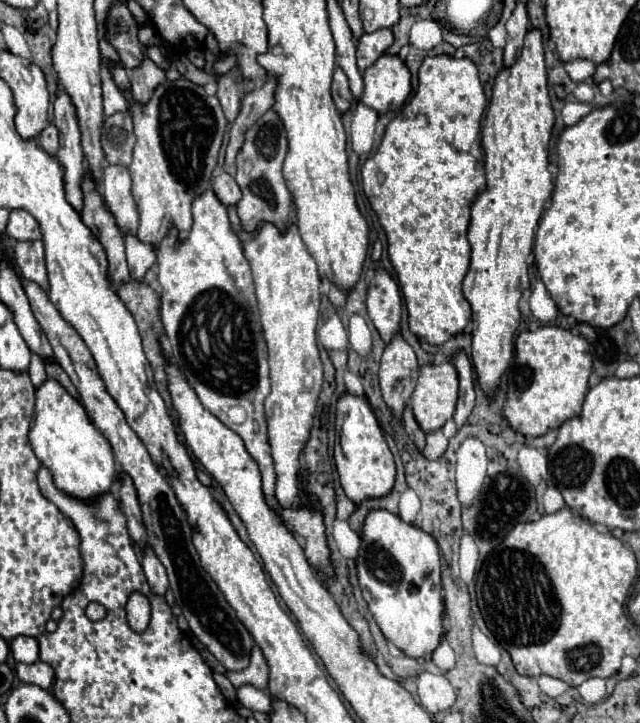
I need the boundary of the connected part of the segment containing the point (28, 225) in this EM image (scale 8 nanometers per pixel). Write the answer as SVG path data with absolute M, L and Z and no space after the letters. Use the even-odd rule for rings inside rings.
M10 210L6 234L14 240L38 240L38 238L42 238L38 222L26 210Z

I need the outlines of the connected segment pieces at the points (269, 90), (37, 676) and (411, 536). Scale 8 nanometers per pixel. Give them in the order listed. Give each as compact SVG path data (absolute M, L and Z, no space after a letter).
M268 76L268 80L248 92L242 100L242 110L236 118L236 122L232 124L230 128L230 142L228 142L228 148L226 148L226 162L224 162L224 170L234 176L236 172L236 164L234 164L234 158L236 158L236 152L240 150L242 142L244 142L244 132L266 112L274 106L274 88L278 84L274 84L274 76Z
M34 662L34 664L16 664L16 674L20 678L20 682L24 684L36 684L40 688L50 688L52 680L54 680L54 668L50 668L50 664L46 662Z
M372 510L364 522L362 546L360 546L360 554L356 560L356 568L358 568L362 596L368 602L368 608L370 608L376 624L380 626L382 634L410 658L418 660L418 658L430 656L438 648L438 644L444 636L440 550L438 550L436 540L428 532L424 532L416 526L404 524L398 516L394 516L388 510Z

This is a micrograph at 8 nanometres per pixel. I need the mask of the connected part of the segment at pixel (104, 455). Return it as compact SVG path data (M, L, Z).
M48 378L42 386L36 388L30 444L38 460L52 470L54 484L62 492L88 500L96 494L104 494L110 490L116 474L116 462L110 442L94 426L86 408L74 396L70 396L66 388L54 378Z

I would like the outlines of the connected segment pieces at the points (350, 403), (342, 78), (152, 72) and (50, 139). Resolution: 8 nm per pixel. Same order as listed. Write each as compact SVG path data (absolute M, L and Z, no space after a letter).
M346 392L338 400L336 416L338 416L336 428L340 432L340 448L342 448L342 454L336 456L336 468L346 496L354 504L360 504L370 498L388 496L396 482L396 462L382 436L382 430L378 426L372 408L368 406L366 400Z
M336 68L334 72L334 80L332 80L332 100L338 108L340 114L346 114L350 110L350 104L354 100L352 92L350 92L350 86L348 86L348 78L346 74L342 72L342 68Z
M144 56L142 64L134 70L130 70L130 82L132 82L132 96L136 102L148 102L154 88L166 80L166 72L158 68L148 56Z
M48 124L48 126L40 132L38 144L40 144L48 154L56 154L56 150L58 150L58 130L54 128L54 124Z

